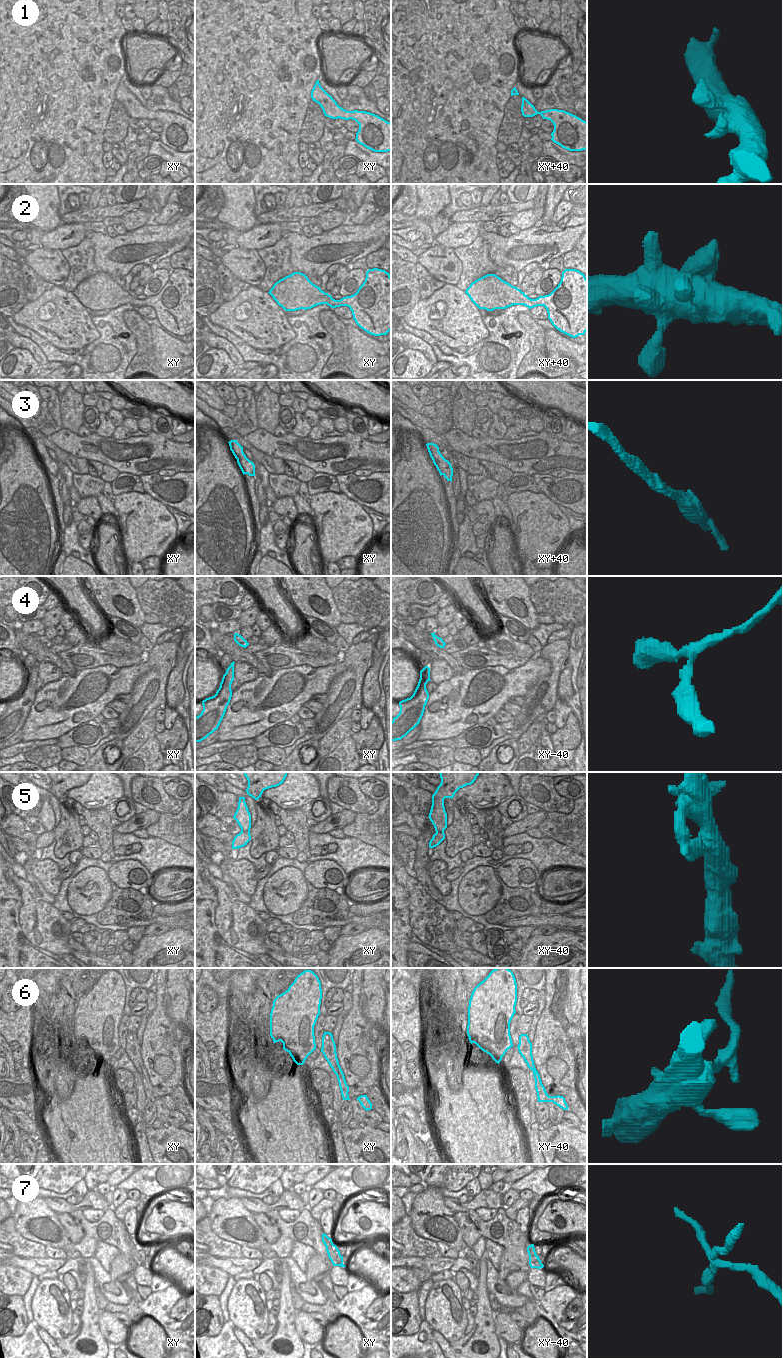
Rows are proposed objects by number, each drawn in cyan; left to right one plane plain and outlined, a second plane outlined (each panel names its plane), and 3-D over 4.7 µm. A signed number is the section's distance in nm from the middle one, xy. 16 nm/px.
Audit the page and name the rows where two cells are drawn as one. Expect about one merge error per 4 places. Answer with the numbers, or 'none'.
6, 7

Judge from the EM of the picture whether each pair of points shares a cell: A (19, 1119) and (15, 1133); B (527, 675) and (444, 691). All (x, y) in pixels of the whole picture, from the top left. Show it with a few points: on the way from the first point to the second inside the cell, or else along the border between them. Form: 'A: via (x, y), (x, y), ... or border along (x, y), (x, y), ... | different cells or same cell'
A: border along (10, 1112), (13, 1122), (21, 1130) | different cells
B: via (506, 687), (483, 705), (474, 709), (463, 707) | same cell

